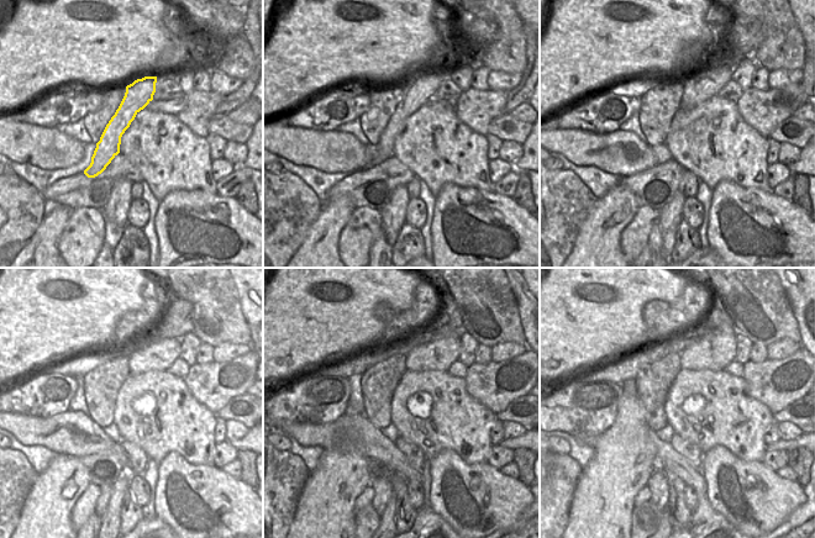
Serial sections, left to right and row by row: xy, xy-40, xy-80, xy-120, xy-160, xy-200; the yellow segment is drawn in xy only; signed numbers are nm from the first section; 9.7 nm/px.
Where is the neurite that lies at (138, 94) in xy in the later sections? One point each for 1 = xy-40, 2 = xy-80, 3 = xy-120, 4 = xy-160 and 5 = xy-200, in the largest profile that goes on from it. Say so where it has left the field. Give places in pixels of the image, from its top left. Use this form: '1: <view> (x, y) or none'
1: xy-40 (420, 90)
2: xy-80 (698, 88)
3: xy-120 (158, 354)
4: xy-160 (440, 348)
5: xy-200 (711, 349)

